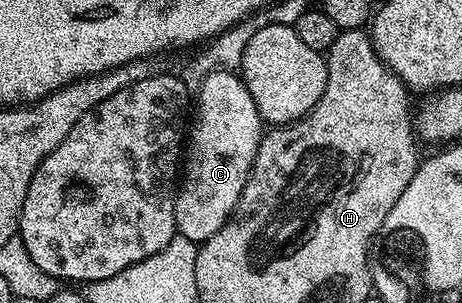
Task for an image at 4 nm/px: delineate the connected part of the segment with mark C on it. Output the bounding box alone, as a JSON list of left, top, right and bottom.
[173,71,263,244]

